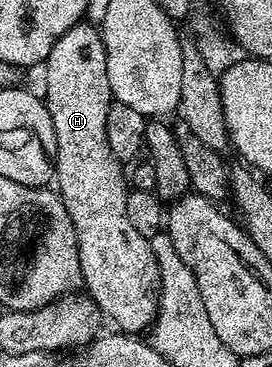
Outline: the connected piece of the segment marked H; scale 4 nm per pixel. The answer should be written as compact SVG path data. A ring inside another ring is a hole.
M89 23L70 27L70 31L66 31L66 35L62 35L58 43L54 43L48 60L43 62L43 69L42 100L48 106L48 114L54 123L56 140L54 185L70 215L70 223L74 223L78 239L78 259L82 263L84 276L83 288L100 308L101 314L116 324L113 326L117 330L129 335L143 334L155 321L159 307L159 267L151 240L138 235L134 223L130 223L130 186L124 182L125 166L114 155L114 151L110 151L110 143L106 143L106 115L110 112L114 98L110 91L110 75L106 75L106 47L99 28Z

